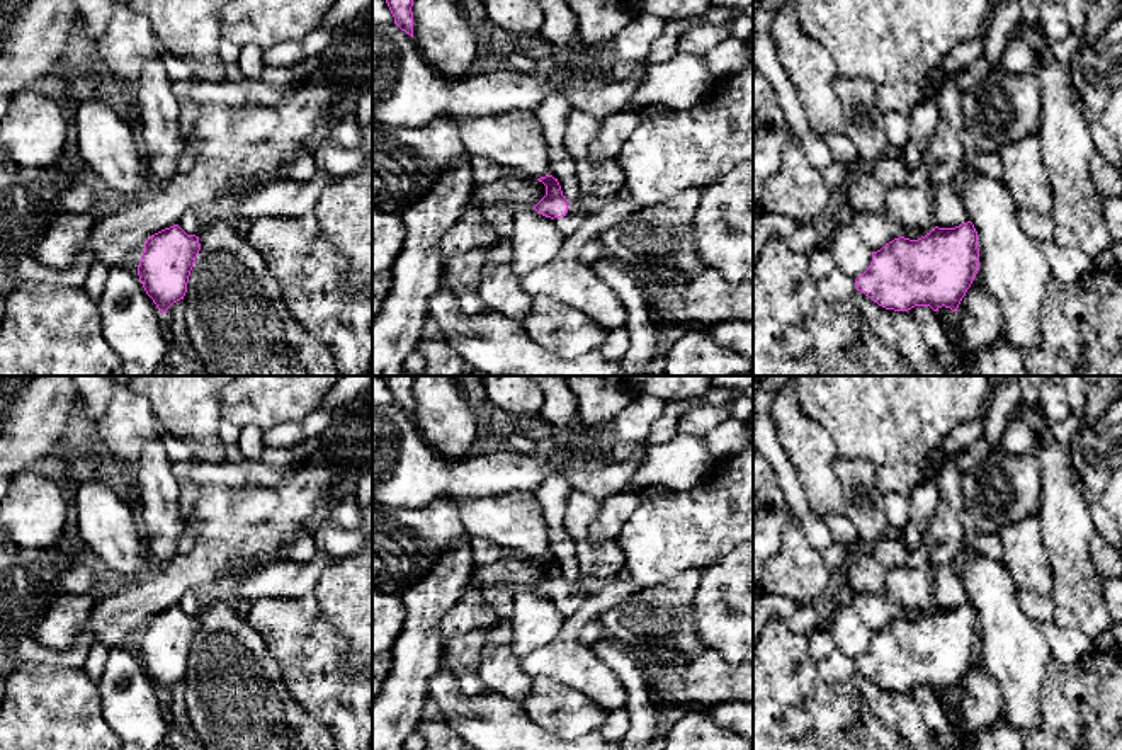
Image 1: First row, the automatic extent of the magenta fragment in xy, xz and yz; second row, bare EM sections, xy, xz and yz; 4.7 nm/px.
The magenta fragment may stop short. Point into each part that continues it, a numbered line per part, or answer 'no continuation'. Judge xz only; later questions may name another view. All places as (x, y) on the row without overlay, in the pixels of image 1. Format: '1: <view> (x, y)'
1: xz (577, 594)

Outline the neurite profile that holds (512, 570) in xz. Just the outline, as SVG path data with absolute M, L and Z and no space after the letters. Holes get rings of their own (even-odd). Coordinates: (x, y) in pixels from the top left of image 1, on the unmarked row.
M508 553L491 565L476 566L469 587L508 585L534 588L544 577L546 566L542 563Z

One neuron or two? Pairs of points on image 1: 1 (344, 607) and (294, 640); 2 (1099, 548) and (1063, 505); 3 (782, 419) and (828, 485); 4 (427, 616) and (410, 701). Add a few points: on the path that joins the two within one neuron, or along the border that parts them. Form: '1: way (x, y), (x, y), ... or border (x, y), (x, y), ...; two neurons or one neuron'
1: border (320, 613), (342, 638), (347, 647), (345, 653); two neurons
2: border (1095, 533), (1090, 543), (1090, 562), (1102, 579); two neurons
3: way (799, 436), (811, 449), (815, 468); one neuron
4: way (420, 636), (410, 681); one neuron

